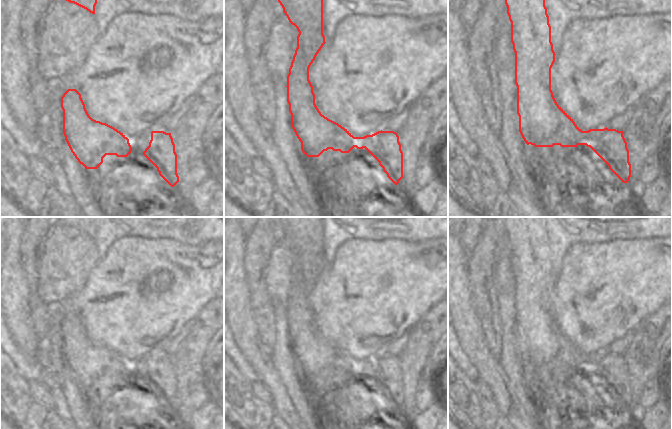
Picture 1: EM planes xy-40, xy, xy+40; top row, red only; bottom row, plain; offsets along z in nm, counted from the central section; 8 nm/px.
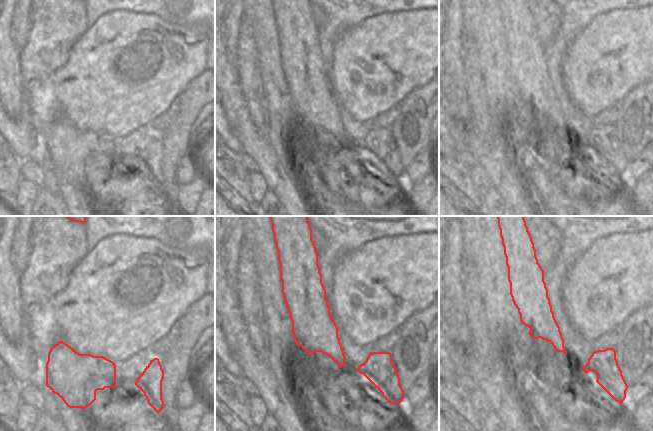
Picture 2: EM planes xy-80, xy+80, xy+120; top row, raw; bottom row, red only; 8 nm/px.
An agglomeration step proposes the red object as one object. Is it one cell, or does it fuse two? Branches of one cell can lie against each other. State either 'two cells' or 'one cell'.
two cells

